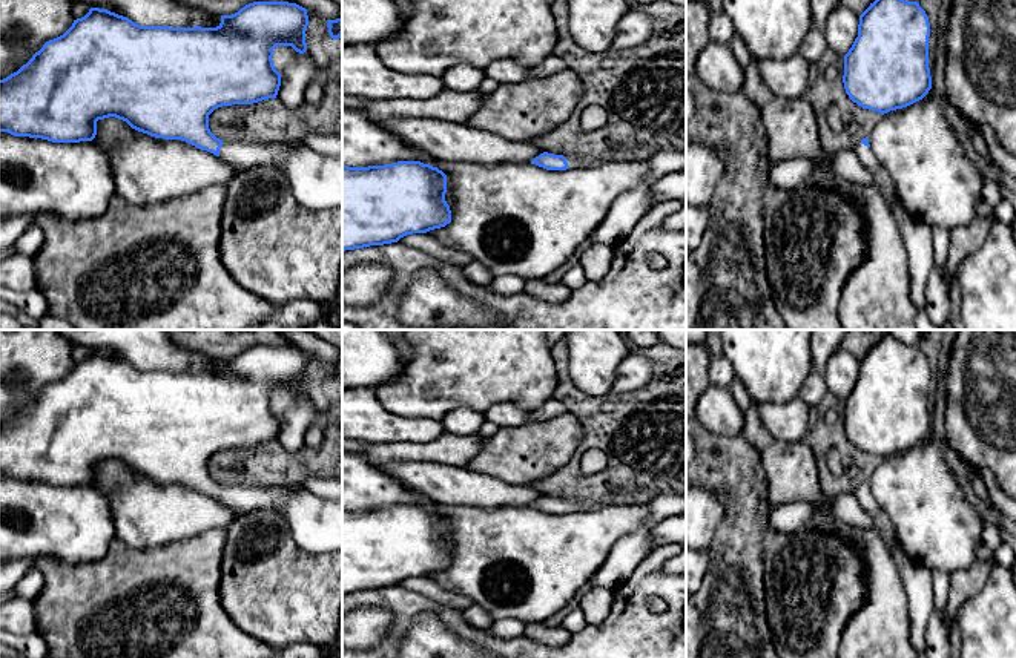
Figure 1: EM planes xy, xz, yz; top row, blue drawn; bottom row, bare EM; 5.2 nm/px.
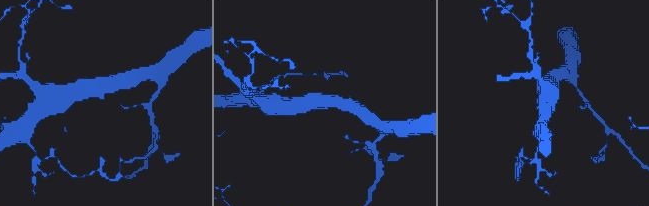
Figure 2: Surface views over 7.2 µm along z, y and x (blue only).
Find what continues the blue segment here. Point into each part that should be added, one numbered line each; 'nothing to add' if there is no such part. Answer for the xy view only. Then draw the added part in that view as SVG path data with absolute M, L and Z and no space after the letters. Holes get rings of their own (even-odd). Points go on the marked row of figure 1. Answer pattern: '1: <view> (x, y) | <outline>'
1: xy (240, 155) | M302 140L293 141L292 144L276 143L272 146L223 141L219 156L235 170L235 173L239 173L247 167L282 163L293 149L302 144Z

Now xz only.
1: xz (573, 163) | M566 158L566 163L568 163L569 169L579 169L579 167L583 167L583 166L595 166L595 164L599 164L594 160L574 160L574 158Z

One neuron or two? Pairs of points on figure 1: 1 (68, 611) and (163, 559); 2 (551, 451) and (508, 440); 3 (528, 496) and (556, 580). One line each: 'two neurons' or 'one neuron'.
1: one neuron
2: one neuron
3: two neurons

